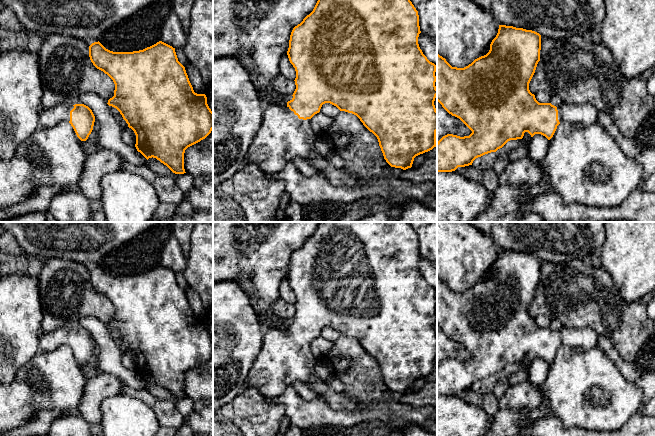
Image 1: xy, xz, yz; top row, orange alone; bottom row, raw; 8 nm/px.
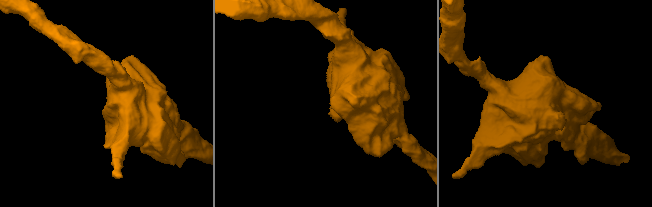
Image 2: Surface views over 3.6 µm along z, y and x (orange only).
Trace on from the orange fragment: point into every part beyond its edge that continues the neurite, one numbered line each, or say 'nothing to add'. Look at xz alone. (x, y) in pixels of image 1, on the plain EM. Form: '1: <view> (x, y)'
1: xz (282, 360)

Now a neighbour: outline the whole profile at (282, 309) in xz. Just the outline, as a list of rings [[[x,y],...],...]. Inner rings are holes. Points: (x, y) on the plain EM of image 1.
[[[282,299],[277,300],[273,304],[273,311],[278,317],[293,319],[296,309],[294,304],[288,304]]]

